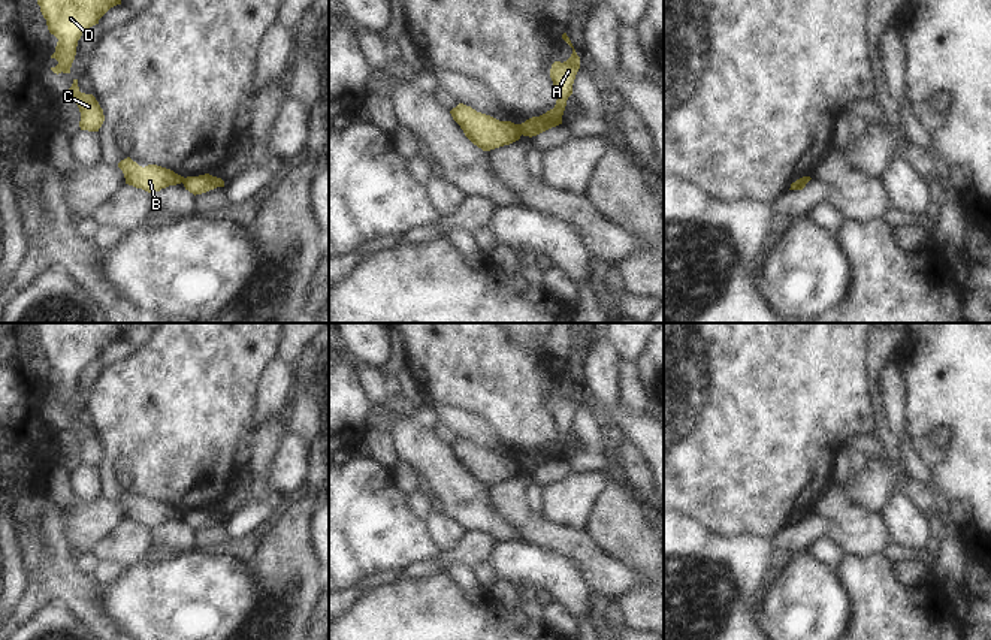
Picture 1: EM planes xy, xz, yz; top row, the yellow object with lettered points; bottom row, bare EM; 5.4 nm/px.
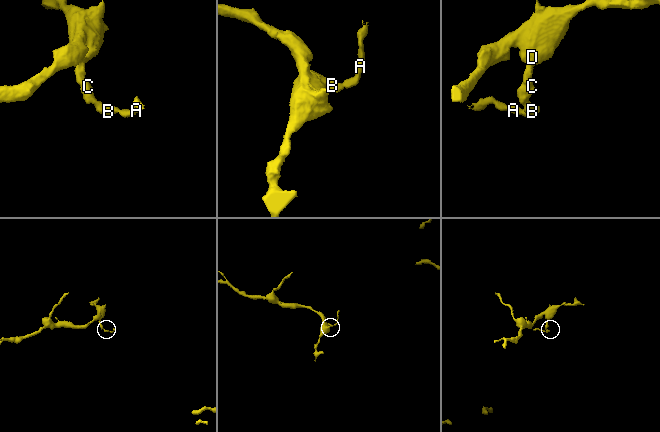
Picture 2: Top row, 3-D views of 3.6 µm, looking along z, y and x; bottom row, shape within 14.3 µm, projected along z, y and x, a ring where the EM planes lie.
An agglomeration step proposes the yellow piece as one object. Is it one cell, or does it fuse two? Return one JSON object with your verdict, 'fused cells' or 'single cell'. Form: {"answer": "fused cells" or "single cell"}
{"answer": "fused cells"}

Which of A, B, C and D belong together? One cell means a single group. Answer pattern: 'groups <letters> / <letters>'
groups A / B C D

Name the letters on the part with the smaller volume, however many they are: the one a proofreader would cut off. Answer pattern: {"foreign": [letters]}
{"foreign": ["A"]}

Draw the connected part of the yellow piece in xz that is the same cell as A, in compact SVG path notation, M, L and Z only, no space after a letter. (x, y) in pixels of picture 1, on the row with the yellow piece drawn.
M566 33L562 34L562 39L572 48L572 54L571 57L561 63L561 61L555 61L552 64L552 69L550 69L550 78L553 81L553 87L555 87L555 91L558 94L558 100L556 100L556 105L553 109L547 111L546 114L540 115L540 117L532 117L529 120L526 120L525 123L519 124L520 127L520 133L523 136L537 136L552 127L556 127L559 124L562 124L562 115L564 115L564 111L565 111L565 106L566 106L566 100L568 97L572 94L572 84L574 84L574 79L575 79L575 75L580 69L580 57L577 55L569 37L566 36Z

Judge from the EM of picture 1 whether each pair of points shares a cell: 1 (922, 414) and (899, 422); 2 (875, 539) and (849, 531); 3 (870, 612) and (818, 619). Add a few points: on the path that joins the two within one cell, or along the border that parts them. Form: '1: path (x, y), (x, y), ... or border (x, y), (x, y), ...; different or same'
1: border (906, 383), (905, 425), (912, 447), (917, 452); different
2: path (869, 536), (855, 531); same
3: border (842, 582), (849, 595), (851, 624); different

